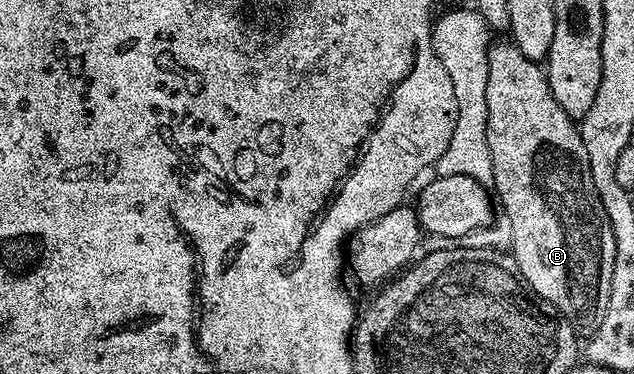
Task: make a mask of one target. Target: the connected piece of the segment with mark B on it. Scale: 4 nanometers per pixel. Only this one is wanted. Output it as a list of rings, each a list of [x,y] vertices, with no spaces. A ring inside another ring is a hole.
[[[508,40],[498,43],[495,41],[489,45],[486,106],[486,140],[491,158],[490,186],[499,205],[501,202],[505,212],[508,213],[505,214],[506,220],[513,232],[513,242],[510,249],[512,258],[518,264],[518,268],[522,268],[522,276],[530,284],[530,288],[534,288],[534,292],[538,296],[542,296],[550,304],[554,304],[554,308],[560,311],[572,323],[573,327],[579,328],[581,331],[584,329],[585,332],[594,331],[598,328],[598,324],[602,324],[602,316],[606,316],[606,304],[610,304],[610,276],[614,276],[614,232],[610,228],[610,220],[606,218],[606,208],[602,208],[602,200],[598,200],[594,179],[590,177],[590,158],[587,155],[586,144],[582,141],[579,127],[575,119],[563,111],[562,106],[554,99],[545,69],[539,63],[529,60],[515,43]]]

